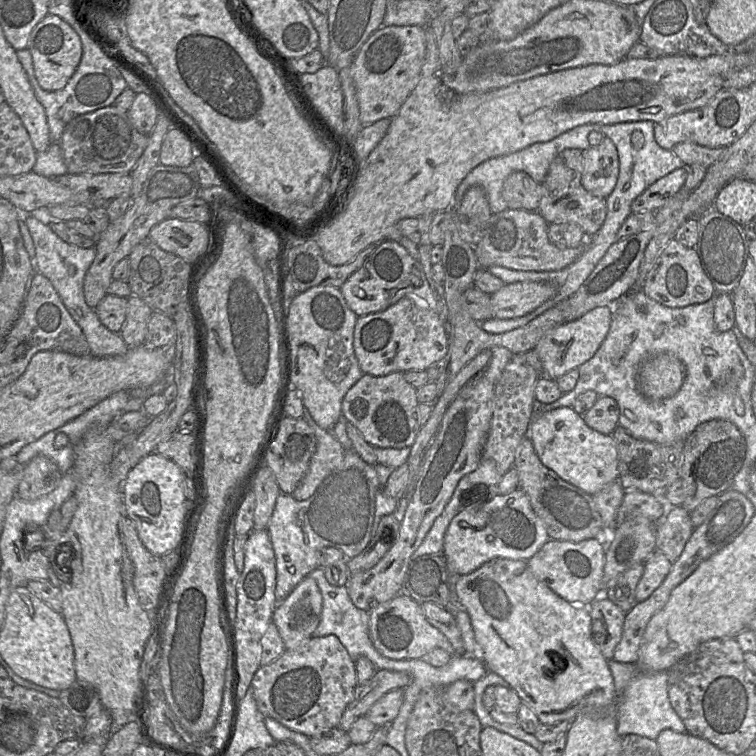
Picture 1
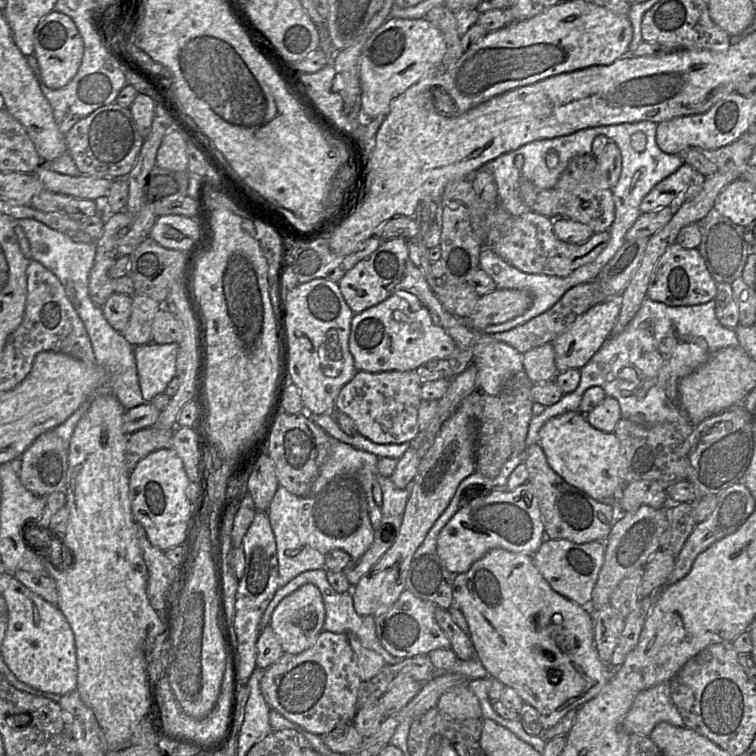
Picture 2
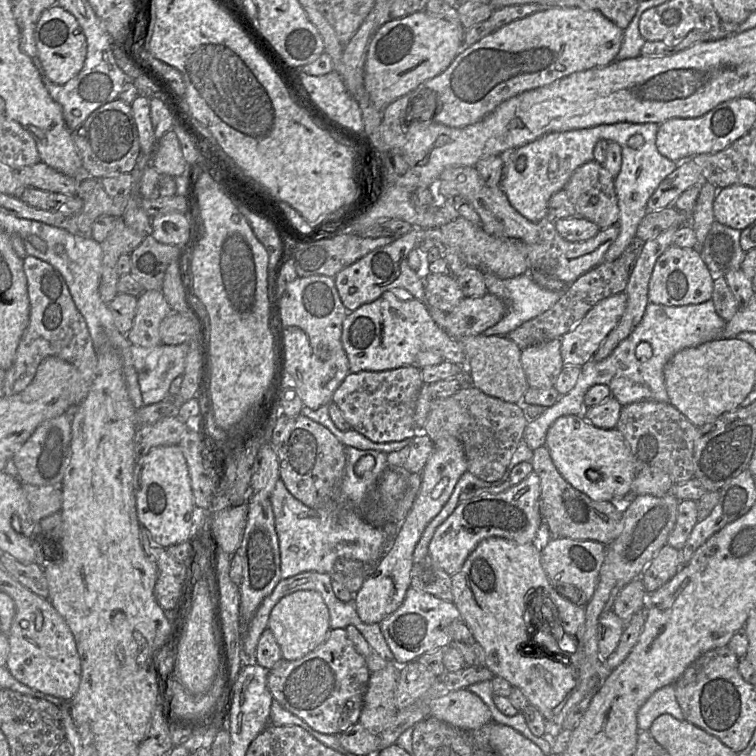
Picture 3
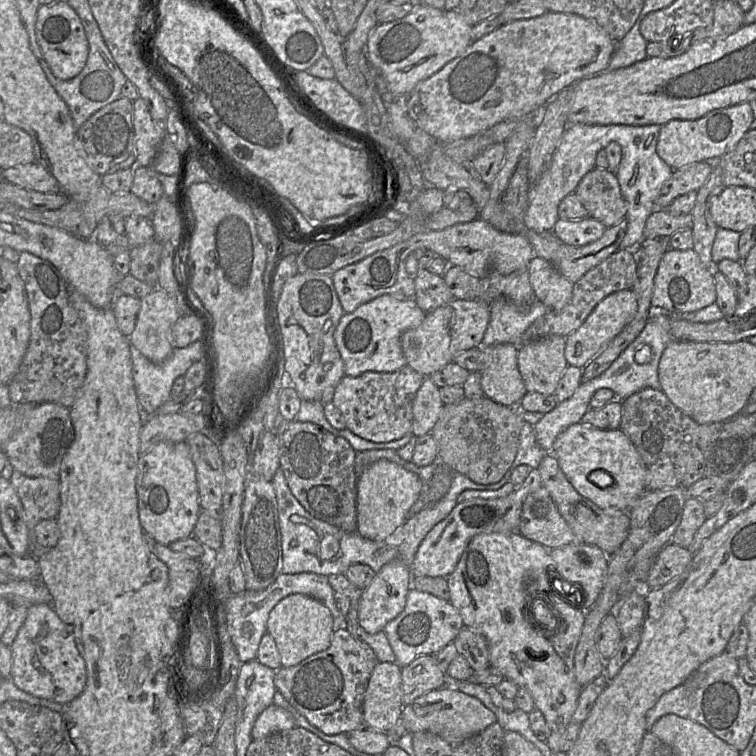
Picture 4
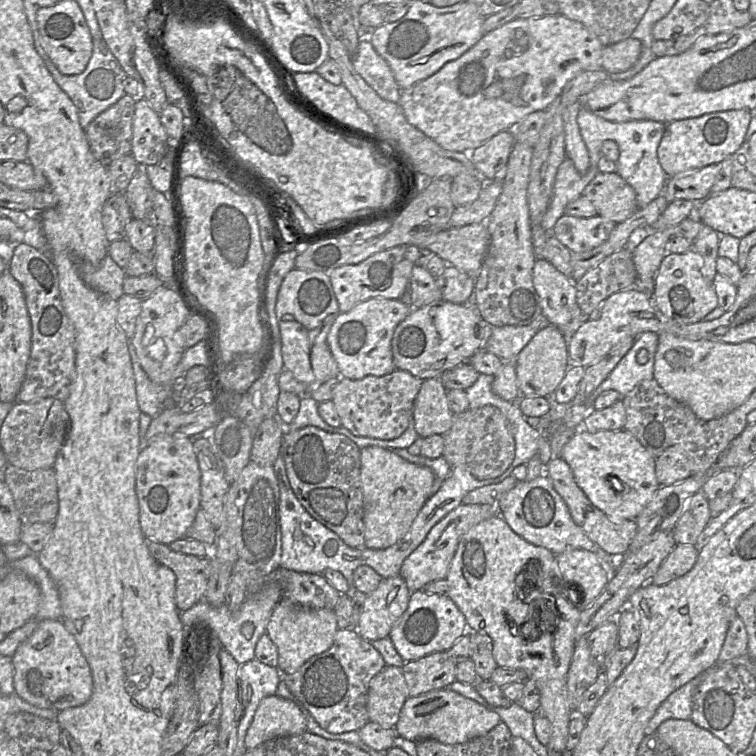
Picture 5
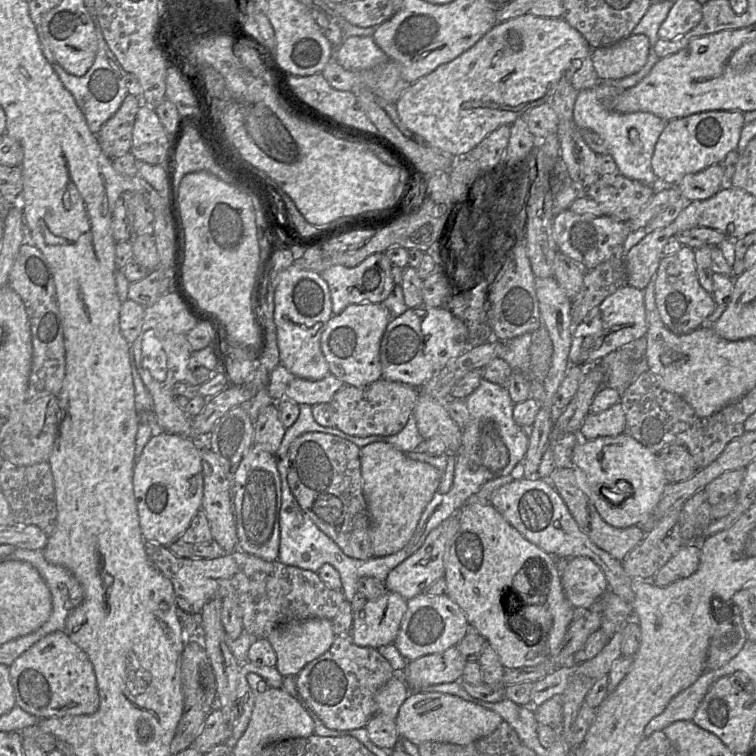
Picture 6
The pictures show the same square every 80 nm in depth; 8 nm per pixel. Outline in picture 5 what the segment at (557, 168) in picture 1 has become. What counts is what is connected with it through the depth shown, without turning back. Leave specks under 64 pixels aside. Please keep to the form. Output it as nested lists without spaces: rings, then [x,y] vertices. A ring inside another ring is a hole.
[[[598,172],[582,196],[593,203],[599,216],[617,224],[638,208],[634,189],[617,172]]]

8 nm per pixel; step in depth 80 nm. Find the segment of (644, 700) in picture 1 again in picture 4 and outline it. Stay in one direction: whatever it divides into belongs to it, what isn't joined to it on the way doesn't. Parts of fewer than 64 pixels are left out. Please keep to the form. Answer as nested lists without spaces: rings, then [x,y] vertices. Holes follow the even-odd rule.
[[[683,684],[664,693],[656,704],[647,711],[645,715],[646,730],[650,731],[653,724],[666,714],[675,714],[682,718],[688,718],[689,706]]]

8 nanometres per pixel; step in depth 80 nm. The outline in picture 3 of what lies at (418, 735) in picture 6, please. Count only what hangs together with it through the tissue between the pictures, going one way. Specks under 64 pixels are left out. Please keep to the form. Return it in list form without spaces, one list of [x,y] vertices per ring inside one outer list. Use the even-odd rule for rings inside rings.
[[[467,688],[455,690],[430,703],[429,716],[464,730],[474,730],[493,722],[488,706]]]

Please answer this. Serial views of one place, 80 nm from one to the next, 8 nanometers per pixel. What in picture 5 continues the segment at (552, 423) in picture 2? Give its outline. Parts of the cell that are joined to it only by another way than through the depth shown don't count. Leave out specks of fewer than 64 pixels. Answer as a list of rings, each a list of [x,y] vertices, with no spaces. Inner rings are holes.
[[[580,428],[564,446],[560,457],[572,470],[575,482],[586,497],[614,523],[635,520],[660,487],[655,474],[656,458],[624,429],[589,433]]]

